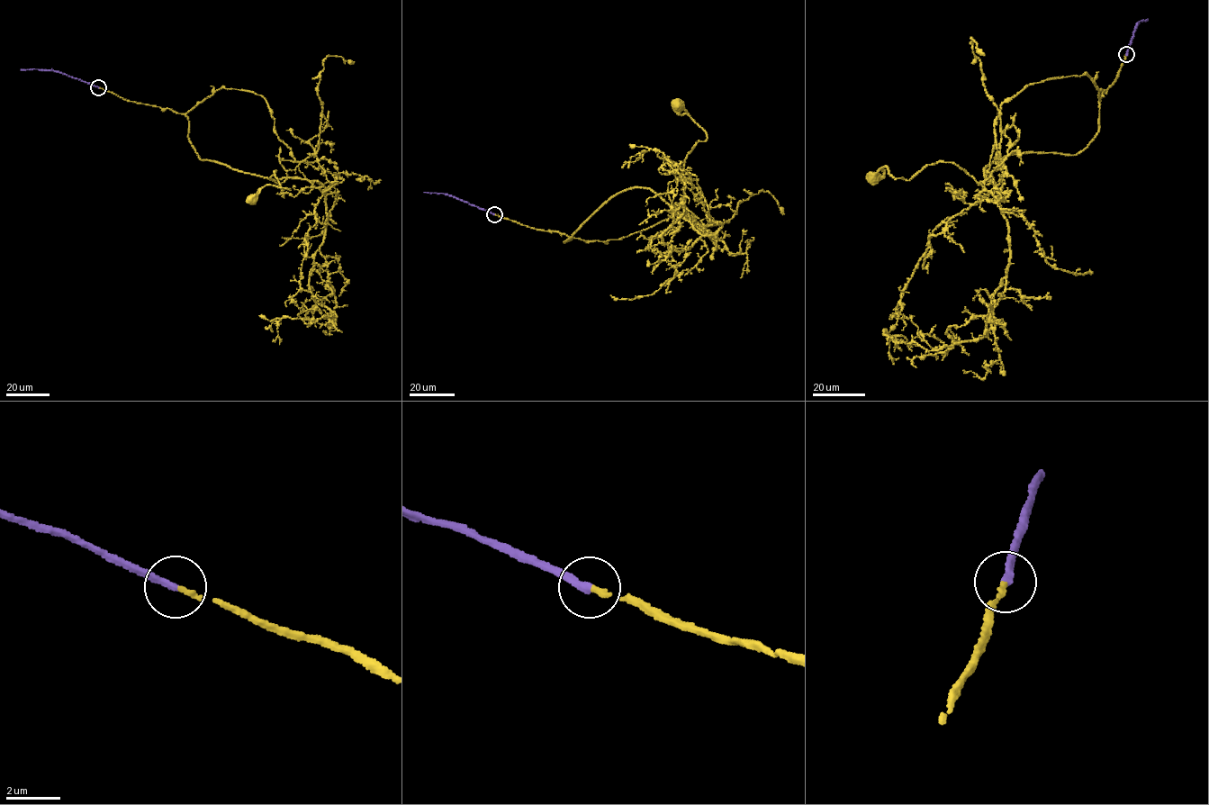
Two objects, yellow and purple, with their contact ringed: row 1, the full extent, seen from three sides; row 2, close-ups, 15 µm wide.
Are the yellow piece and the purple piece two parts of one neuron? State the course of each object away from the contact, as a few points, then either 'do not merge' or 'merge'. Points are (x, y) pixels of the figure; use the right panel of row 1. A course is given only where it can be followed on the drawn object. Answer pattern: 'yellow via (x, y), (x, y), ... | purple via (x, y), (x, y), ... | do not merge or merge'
yellow via (1126, 54), (1074, 154), (1006, 155), (987, 184), (940, 160), (872, 177) | purple via (1126, 54), (1139, 22), (1148, 20) | merge

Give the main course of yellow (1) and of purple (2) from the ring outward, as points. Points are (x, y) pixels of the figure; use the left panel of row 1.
1: (98, 87), (184, 114), (200, 159), (286, 178), (275, 182), (274, 171), (289, 188), (266, 185), (253, 198)
2: (98, 87), (52, 70), (20, 69)

